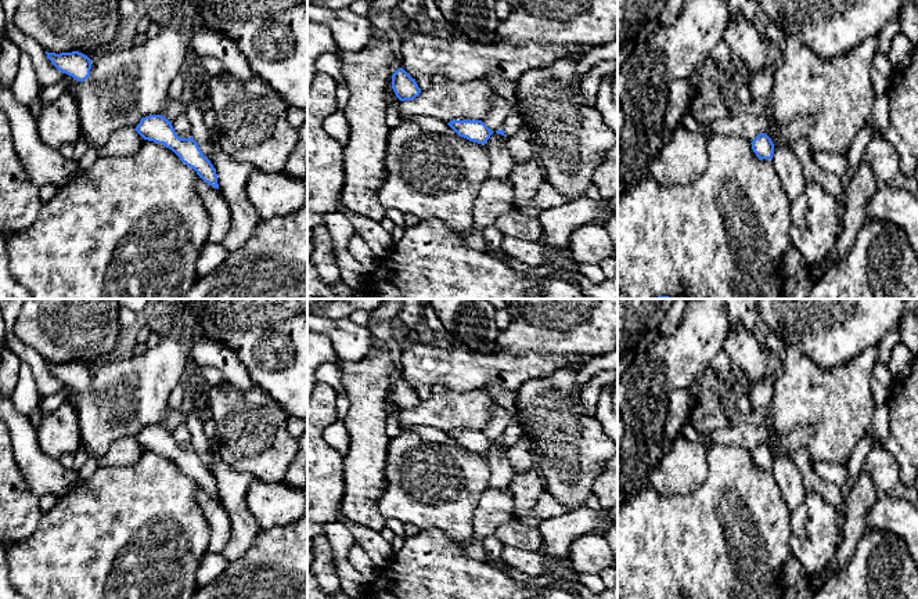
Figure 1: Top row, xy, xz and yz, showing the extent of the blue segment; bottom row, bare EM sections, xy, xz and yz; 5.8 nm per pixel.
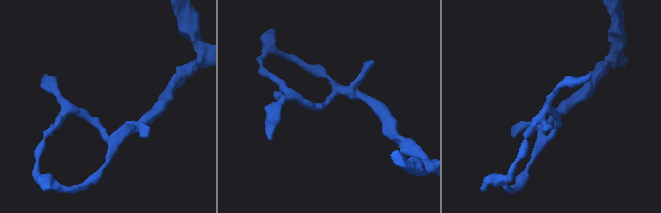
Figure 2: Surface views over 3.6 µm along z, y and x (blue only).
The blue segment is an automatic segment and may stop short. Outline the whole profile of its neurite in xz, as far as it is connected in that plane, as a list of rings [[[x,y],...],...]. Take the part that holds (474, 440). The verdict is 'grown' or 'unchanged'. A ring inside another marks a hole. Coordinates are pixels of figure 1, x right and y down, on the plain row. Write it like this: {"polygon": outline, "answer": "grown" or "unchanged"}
{"polygon": [[[451,430],[447,433],[460,447],[486,454],[493,441],[482,430]]], "answer": "unchanged"}

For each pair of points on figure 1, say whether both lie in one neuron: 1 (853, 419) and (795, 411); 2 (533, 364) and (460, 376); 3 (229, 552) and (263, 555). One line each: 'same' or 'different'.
1: same
2: same
3: different

